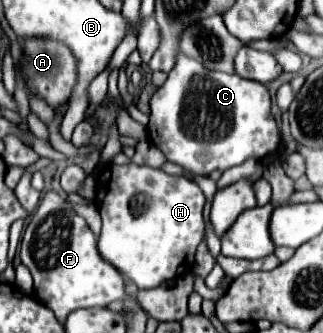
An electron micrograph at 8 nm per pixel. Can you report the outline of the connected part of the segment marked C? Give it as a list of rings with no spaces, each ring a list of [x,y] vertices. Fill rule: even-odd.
[[[178,55],[174,69],[168,73],[168,79],[150,99],[150,123],[148,137],[168,161],[182,165],[188,171],[208,175],[216,169],[226,171],[234,165],[244,163],[246,159],[264,159],[266,155],[276,153],[280,139],[280,131],[270,111],[270,93],[262,83],[244,79],[240,75],[226,75],[220,71],[208,71],[196,59],[186,55]]]

